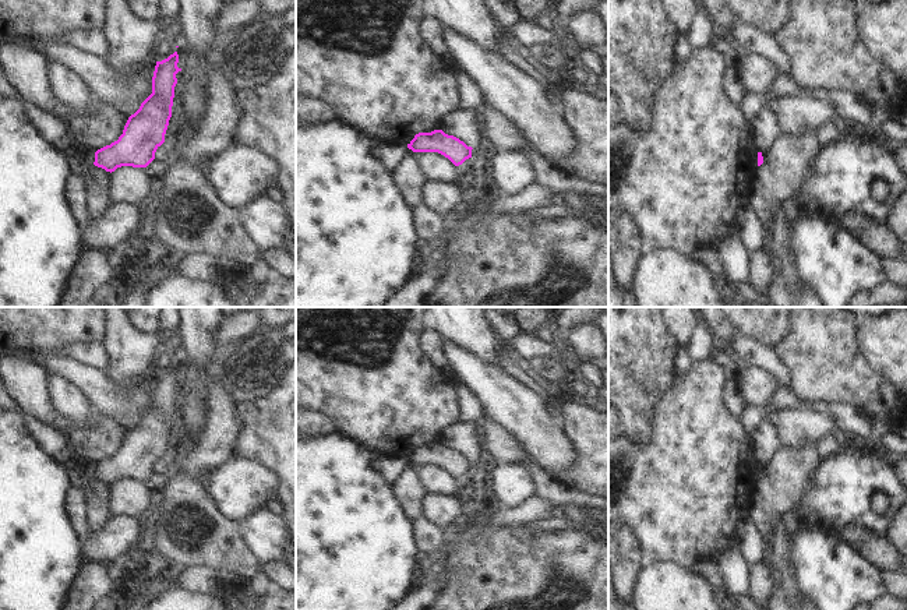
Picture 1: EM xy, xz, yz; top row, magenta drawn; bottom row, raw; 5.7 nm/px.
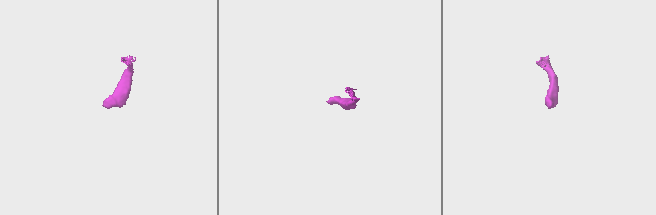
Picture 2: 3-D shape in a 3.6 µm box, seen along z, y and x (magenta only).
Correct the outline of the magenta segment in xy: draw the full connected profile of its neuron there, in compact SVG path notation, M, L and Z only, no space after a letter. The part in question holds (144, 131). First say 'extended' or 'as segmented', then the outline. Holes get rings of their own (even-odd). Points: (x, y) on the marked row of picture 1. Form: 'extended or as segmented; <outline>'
extended; M181 46L167 59L156 61L152 94L128 117L119 140L95 152L95 166L112 173L121 166L147 168L155 159L172 117L176 74L181 71L179 61L183 66Z

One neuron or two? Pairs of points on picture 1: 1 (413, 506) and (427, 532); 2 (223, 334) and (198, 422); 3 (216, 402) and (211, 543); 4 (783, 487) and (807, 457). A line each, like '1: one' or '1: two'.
1: two
2: two
3: one
4: one

